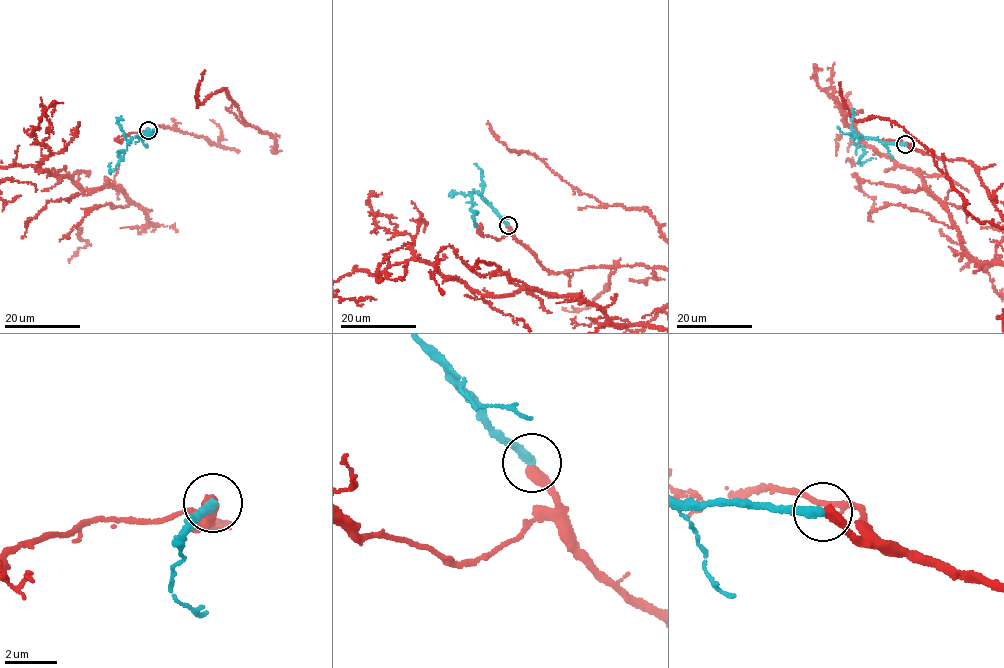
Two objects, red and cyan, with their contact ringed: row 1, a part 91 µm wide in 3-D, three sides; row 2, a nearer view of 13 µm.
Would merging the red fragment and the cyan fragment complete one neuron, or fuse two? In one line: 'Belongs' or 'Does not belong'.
Belongs

